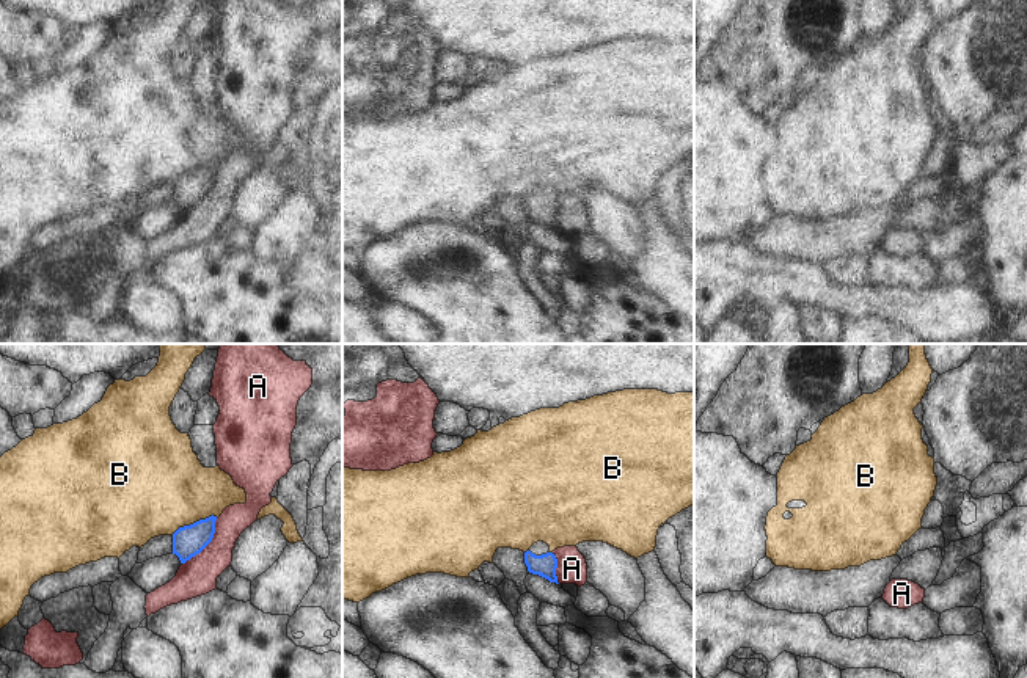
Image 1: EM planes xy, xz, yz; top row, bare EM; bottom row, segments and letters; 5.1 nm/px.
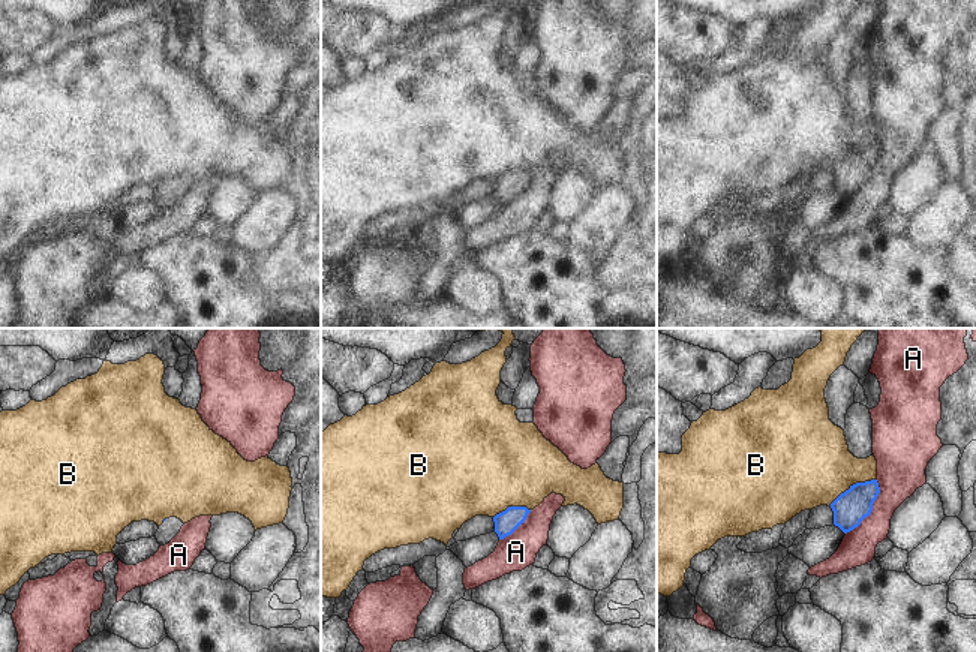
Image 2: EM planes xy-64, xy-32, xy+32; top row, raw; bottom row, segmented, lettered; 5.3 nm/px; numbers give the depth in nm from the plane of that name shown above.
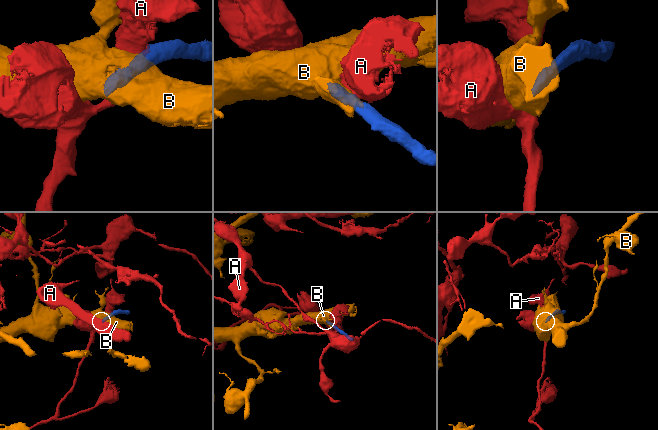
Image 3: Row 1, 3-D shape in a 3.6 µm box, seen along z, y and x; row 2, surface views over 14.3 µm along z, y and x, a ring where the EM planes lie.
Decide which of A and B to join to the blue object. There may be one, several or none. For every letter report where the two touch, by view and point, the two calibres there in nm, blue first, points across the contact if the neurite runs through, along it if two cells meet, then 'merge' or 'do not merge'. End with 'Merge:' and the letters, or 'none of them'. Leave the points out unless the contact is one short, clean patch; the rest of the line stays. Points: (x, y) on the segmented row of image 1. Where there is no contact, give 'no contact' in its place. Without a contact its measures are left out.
A: contact xy (208, 543); calibres 160 and 190 nm; do not merge
B: contact xy (193, 523); calibres 160 and 460 nm; border xy (217, 517), (211, 515), (184, 524), (171, 535); do not merge
Merge: none of them

